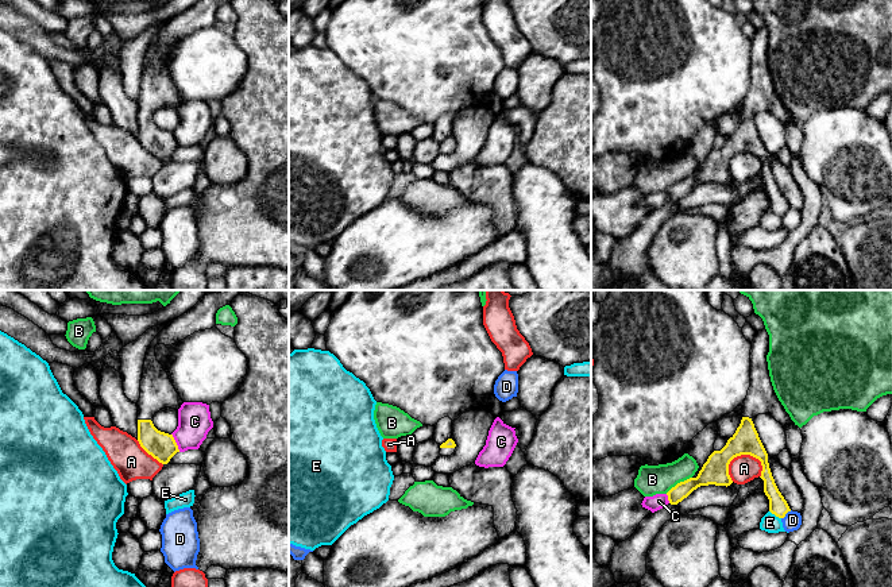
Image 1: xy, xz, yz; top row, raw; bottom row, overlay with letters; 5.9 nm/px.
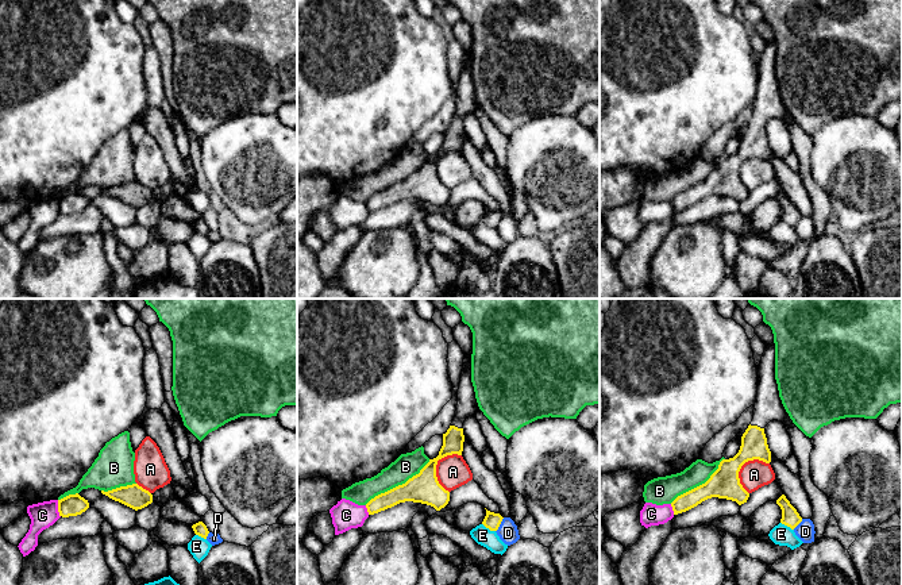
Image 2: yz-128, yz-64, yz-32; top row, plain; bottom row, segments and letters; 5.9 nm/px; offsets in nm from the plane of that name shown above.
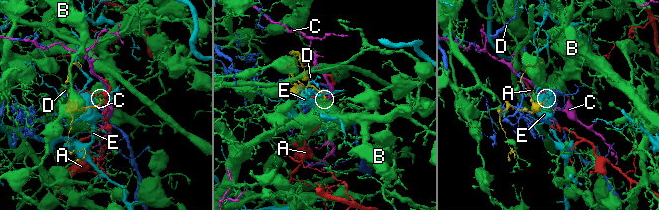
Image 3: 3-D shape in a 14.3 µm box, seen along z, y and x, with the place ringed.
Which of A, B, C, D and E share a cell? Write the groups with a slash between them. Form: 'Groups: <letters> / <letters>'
Groups: A / B / C / D / E

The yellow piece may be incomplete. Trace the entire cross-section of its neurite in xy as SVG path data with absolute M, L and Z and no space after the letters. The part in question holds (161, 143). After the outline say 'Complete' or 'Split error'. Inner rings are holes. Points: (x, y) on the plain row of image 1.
M197 0L190 8L171 18L147 46L138 99L138 139L140 144L162 162L179 150L173 132L158 128L151 116L165 105L178 108L184 99L175 89L163 63L157 58L155 43L175 42L198 28L216 23L216 11L231 0Z. Split error

